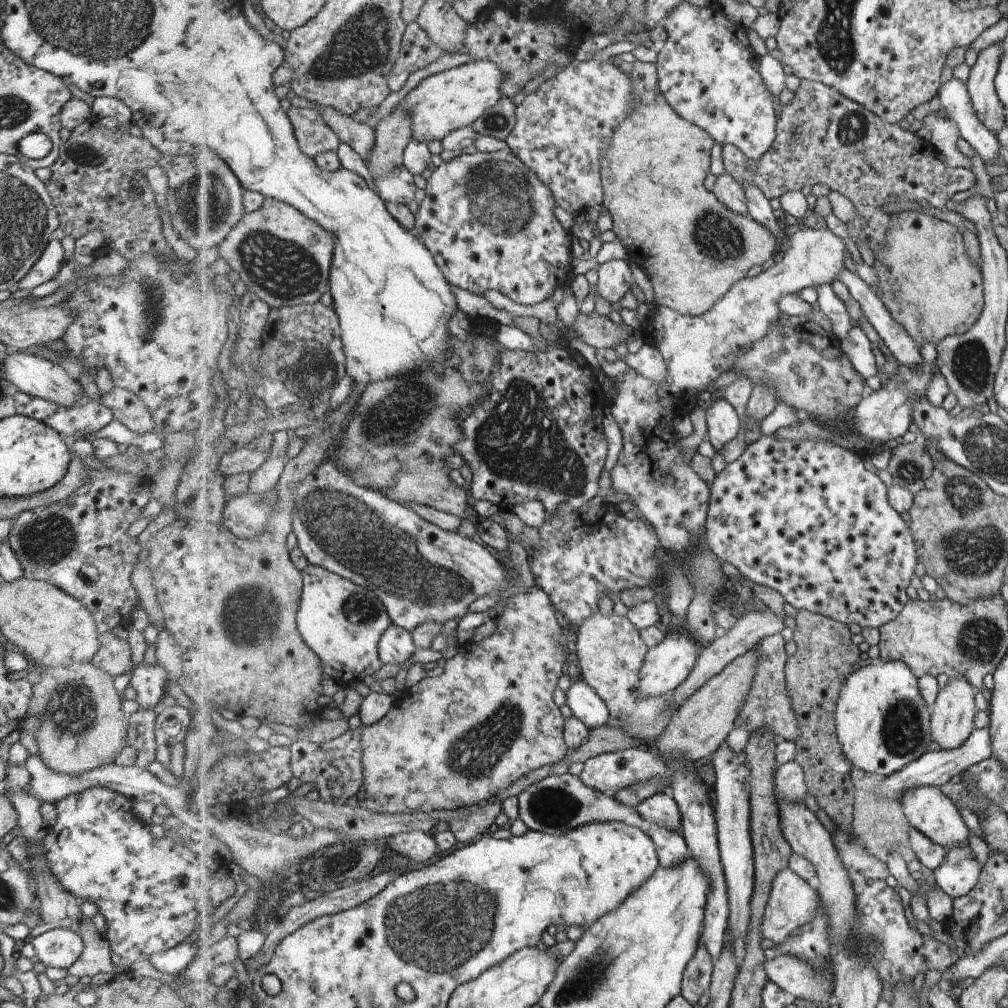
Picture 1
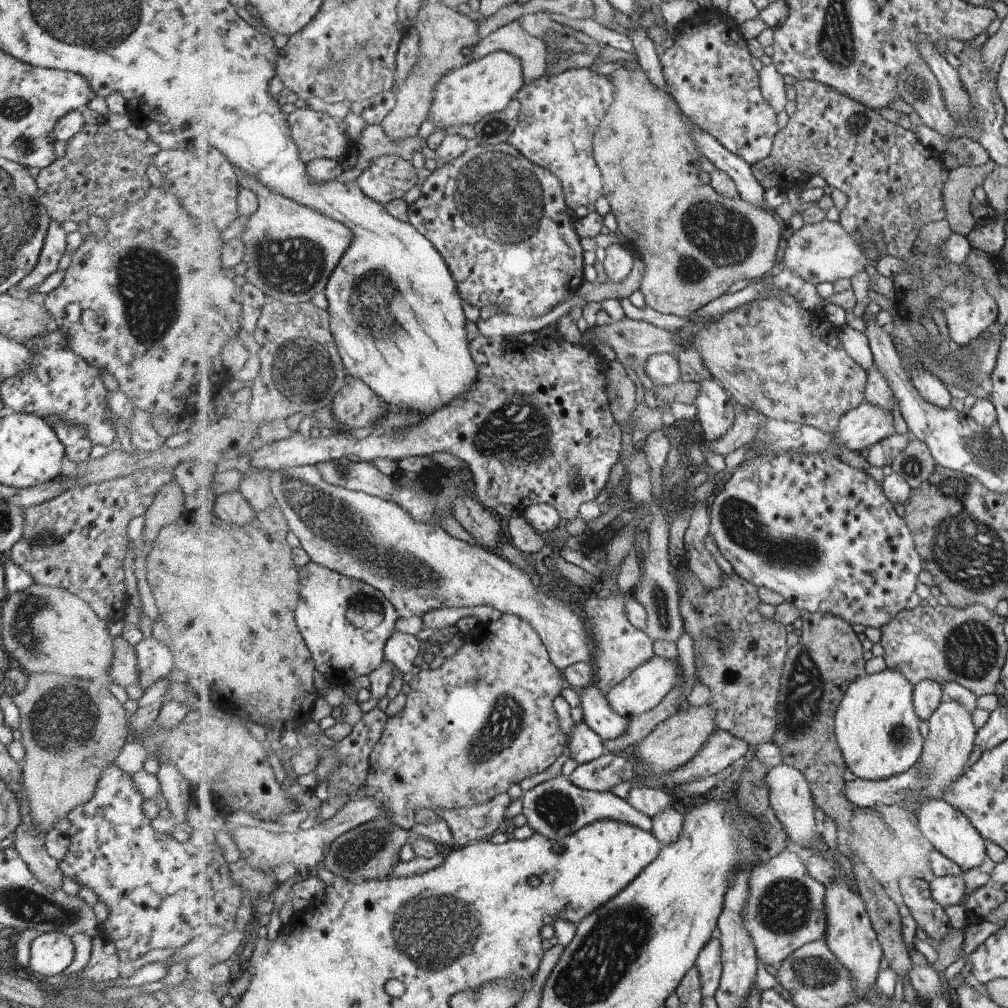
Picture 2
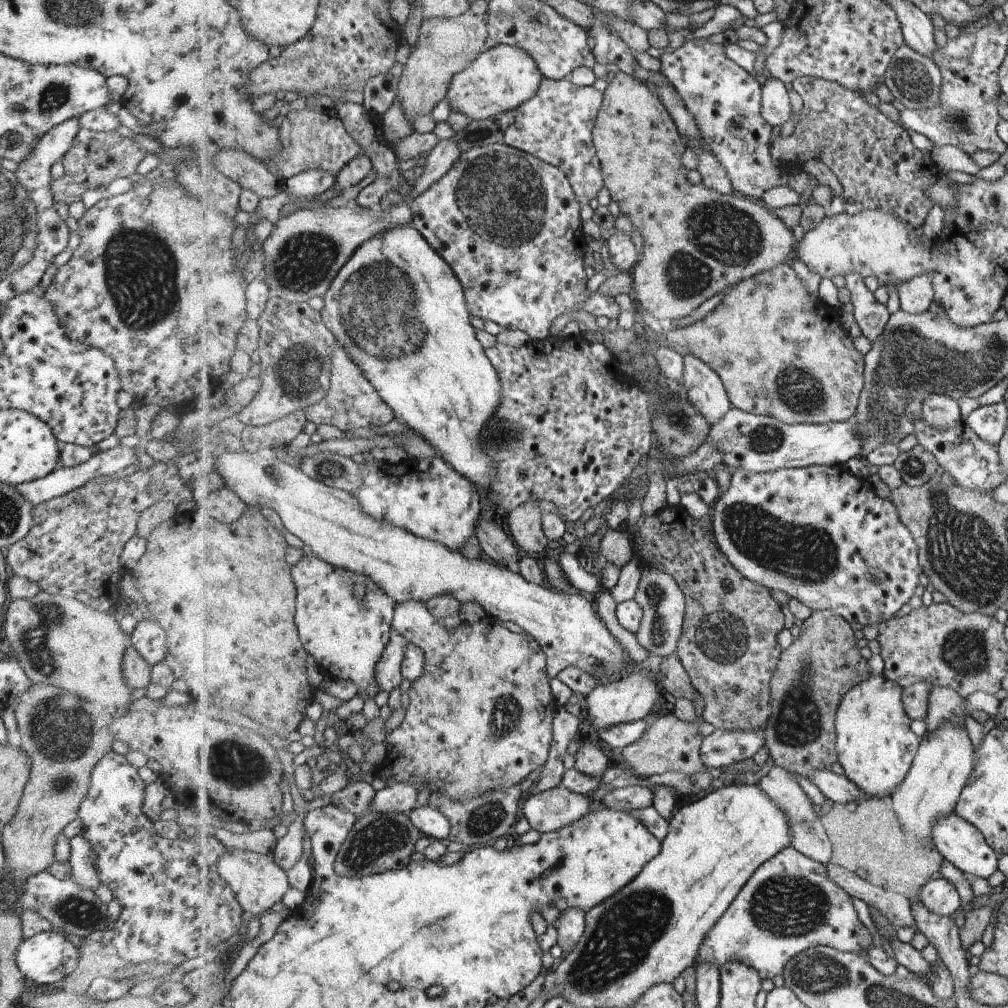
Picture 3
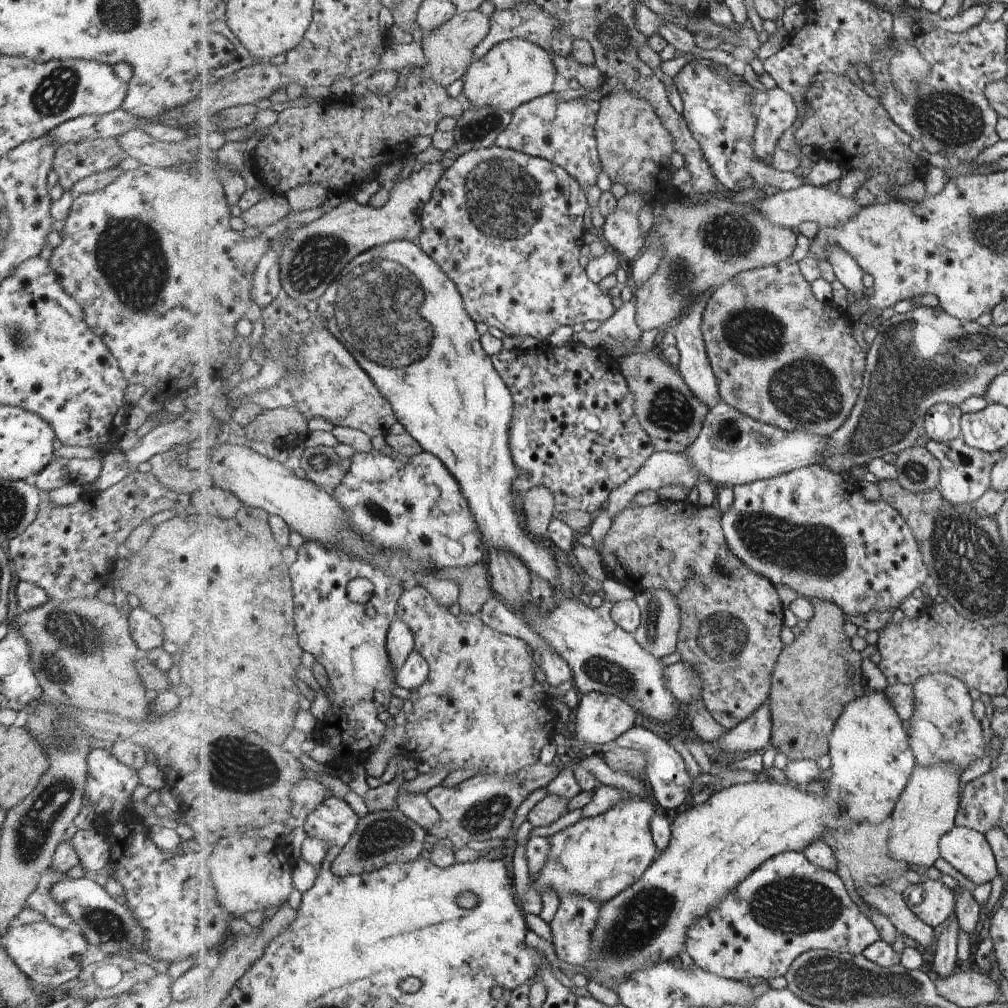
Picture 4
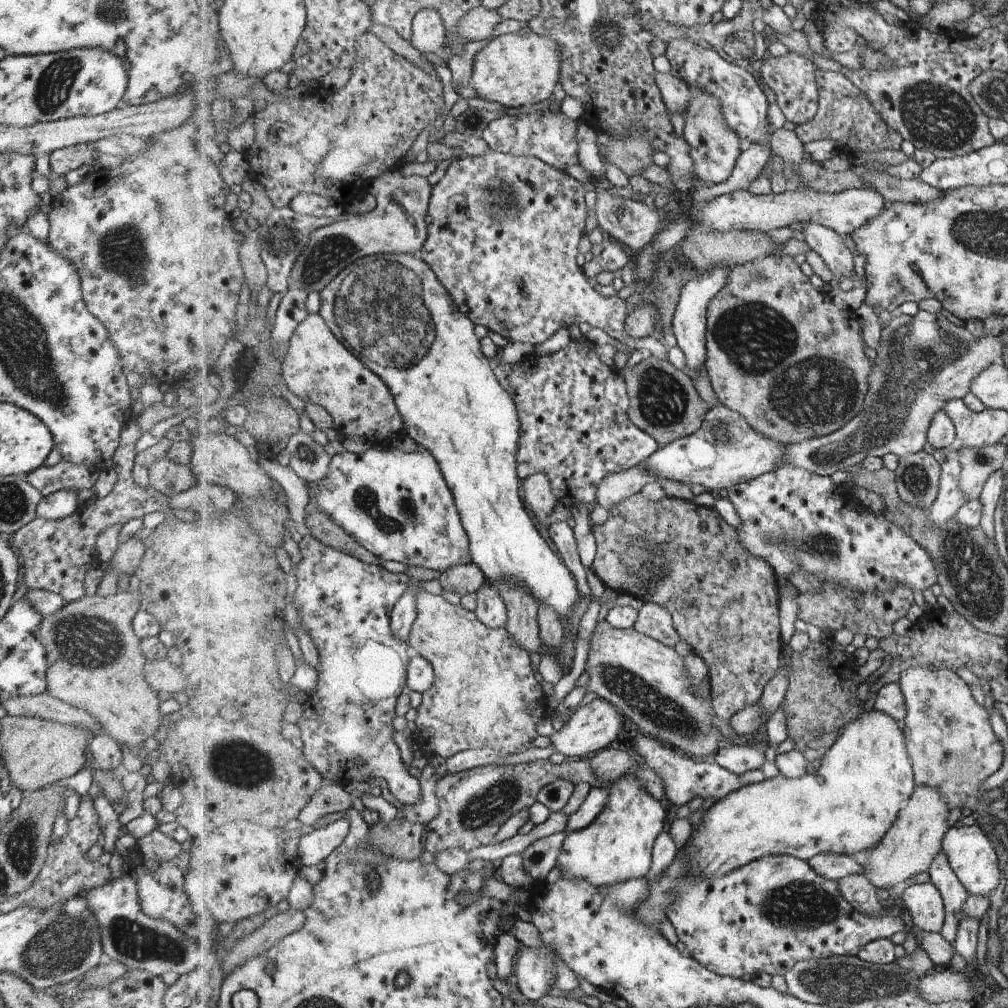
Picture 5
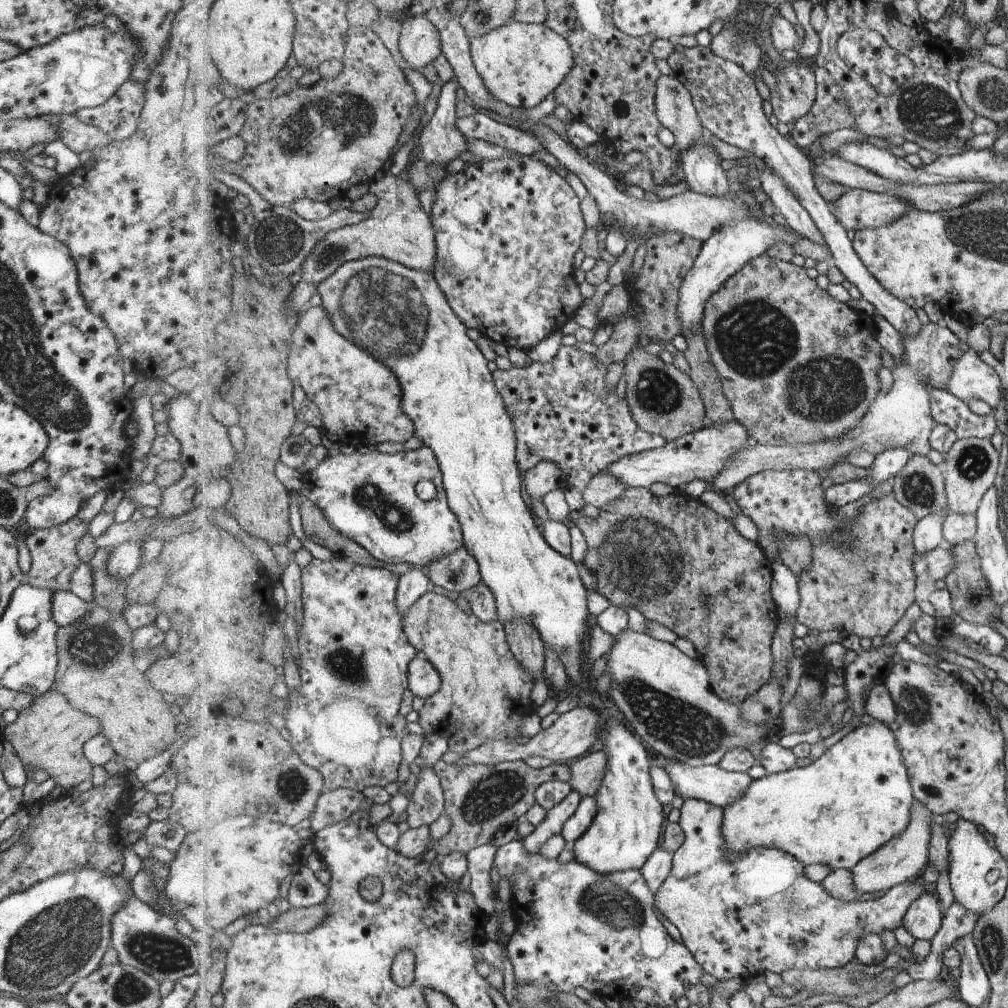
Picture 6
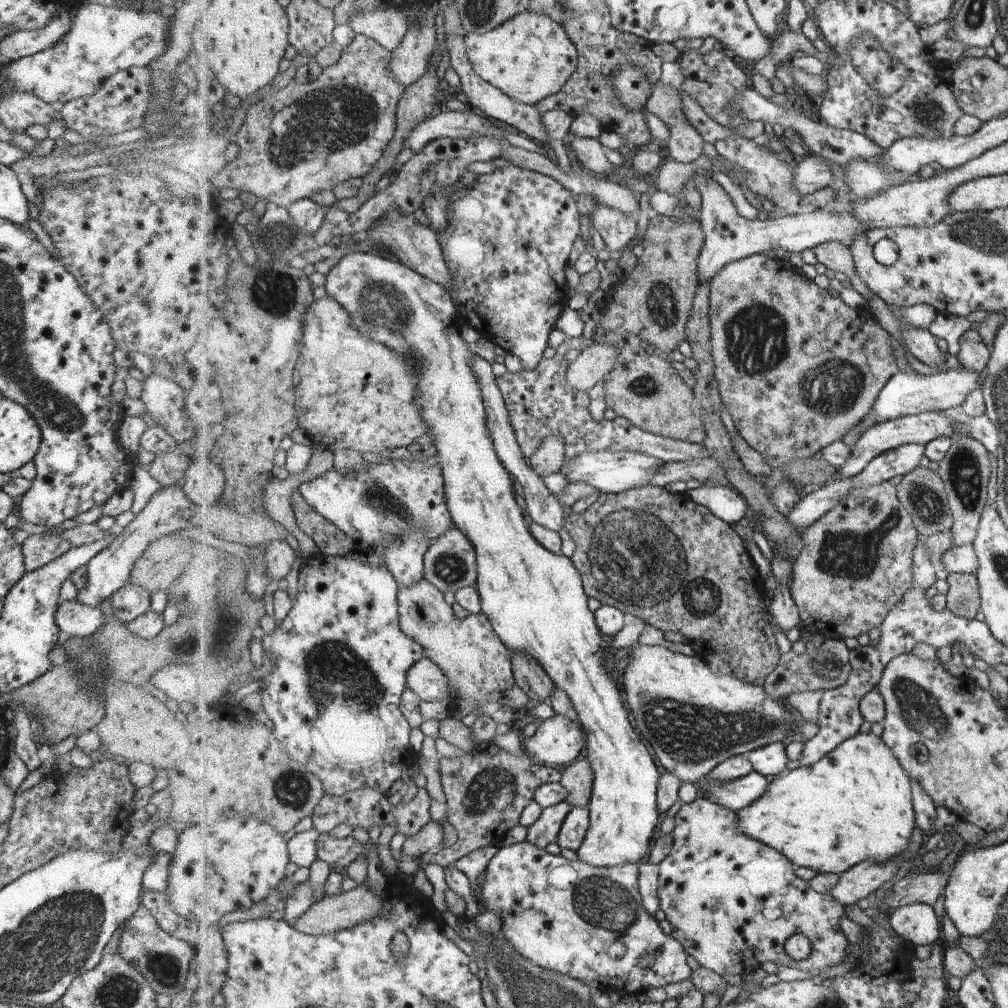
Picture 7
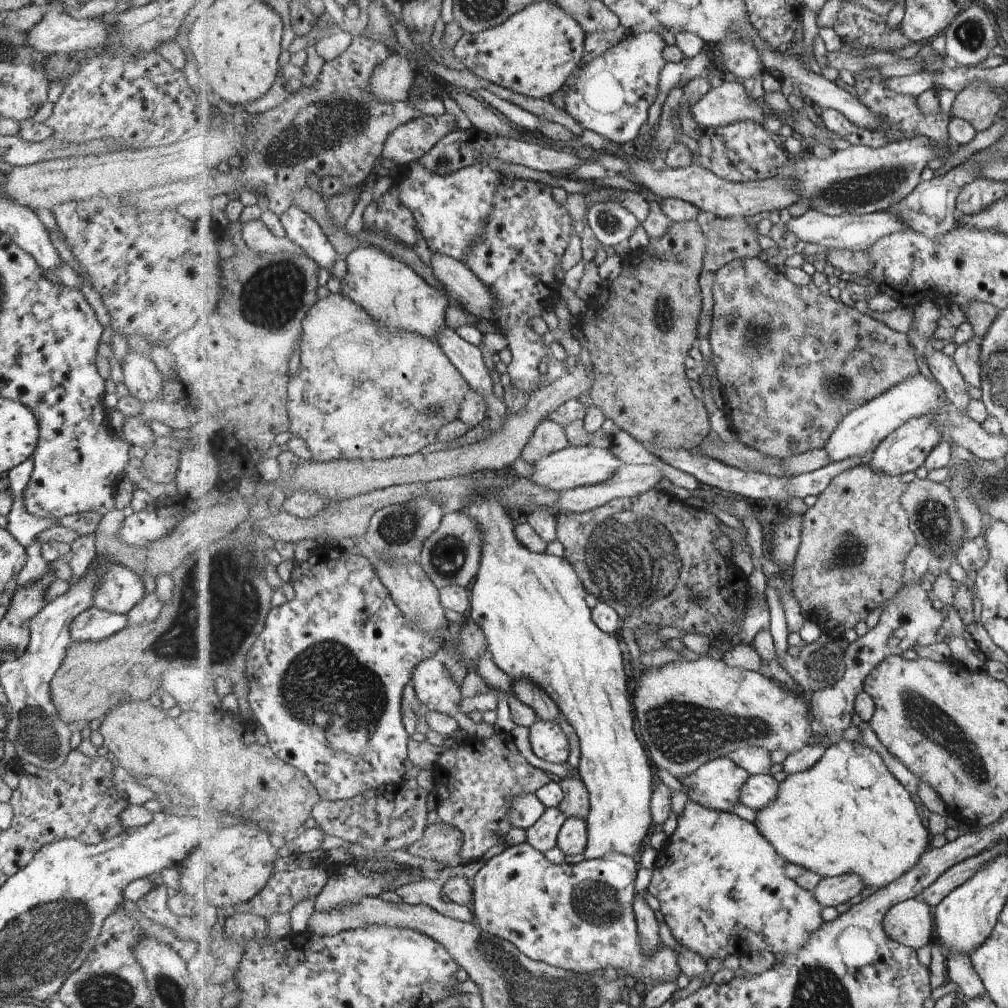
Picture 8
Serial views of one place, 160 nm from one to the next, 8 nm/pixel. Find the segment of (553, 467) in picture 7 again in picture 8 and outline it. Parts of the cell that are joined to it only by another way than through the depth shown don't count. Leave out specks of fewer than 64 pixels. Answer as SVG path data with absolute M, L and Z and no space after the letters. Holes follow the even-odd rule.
M546 418L535 429L530 442L523 449L521 460L535 465L540 460L569 446L566 430L558 422Z

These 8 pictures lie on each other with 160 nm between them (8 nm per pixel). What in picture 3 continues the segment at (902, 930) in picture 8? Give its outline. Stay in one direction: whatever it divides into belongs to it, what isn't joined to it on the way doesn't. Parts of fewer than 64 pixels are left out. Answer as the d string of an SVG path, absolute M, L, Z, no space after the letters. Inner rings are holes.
M943 876L940 879L930 880L919 890L919 894L919 901L923 901L931 912L946 917L955 914L959 908L963 907L958 888Z

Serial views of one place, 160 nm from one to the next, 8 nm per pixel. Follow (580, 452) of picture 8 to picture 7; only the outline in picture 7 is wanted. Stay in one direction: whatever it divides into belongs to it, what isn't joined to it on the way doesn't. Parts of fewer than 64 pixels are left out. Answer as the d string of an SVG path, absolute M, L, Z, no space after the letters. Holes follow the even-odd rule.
M623 451L623 452L584 452L569 463L564 462L561 472L573 483L590 482L603 493L620 493L635 487L646 487L656 478L656 474L667 462L652 454Z

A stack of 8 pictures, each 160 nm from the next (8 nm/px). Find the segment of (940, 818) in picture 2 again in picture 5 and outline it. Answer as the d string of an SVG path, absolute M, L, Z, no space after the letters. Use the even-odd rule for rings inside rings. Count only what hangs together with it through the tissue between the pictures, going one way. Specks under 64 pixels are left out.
M981 825L953 826L947 831L943 852L947 855L953 870L960 881L967 887L971 895L990 896L1001 882L1001 866L999 856L991 844L991 839Z

